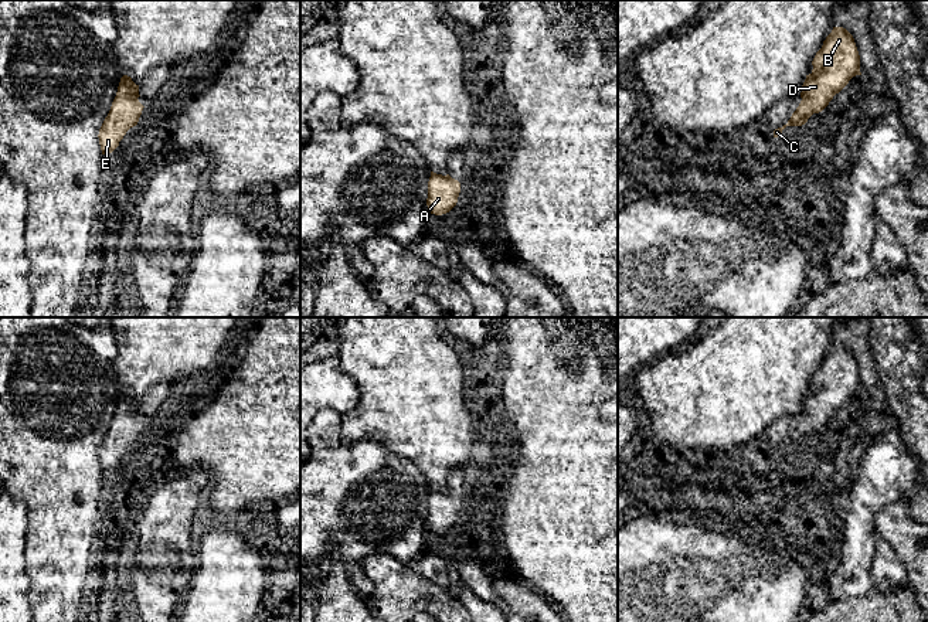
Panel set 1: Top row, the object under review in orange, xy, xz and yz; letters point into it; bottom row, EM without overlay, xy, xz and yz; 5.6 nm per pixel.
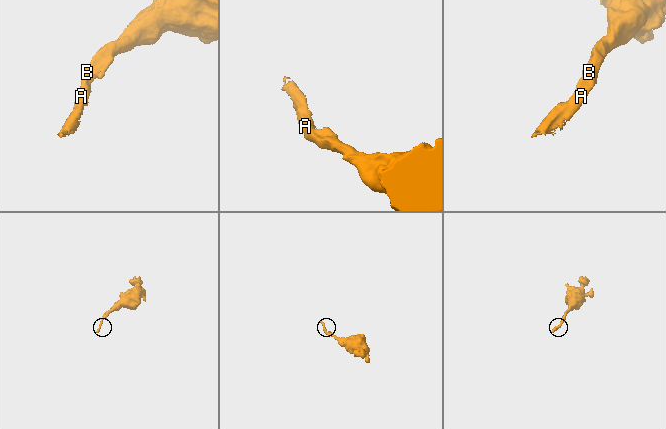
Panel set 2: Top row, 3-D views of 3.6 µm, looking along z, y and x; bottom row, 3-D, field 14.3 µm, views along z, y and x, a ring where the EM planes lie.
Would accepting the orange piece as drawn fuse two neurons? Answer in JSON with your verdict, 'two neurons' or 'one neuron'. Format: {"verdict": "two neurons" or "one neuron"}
{"verdict": "one neuron"}

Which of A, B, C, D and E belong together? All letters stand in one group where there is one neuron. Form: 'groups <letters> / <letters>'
groups A B C D E

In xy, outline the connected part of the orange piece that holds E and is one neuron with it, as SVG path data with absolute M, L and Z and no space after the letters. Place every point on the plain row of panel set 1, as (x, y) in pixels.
M123 392L111 428L99 446L98 455L102 472L112 470L126 449L137 442L145 425L139 419L139 414L139 402L130 394Z

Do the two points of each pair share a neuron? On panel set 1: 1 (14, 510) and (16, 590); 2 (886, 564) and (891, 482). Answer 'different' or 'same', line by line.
1: same
2: different

